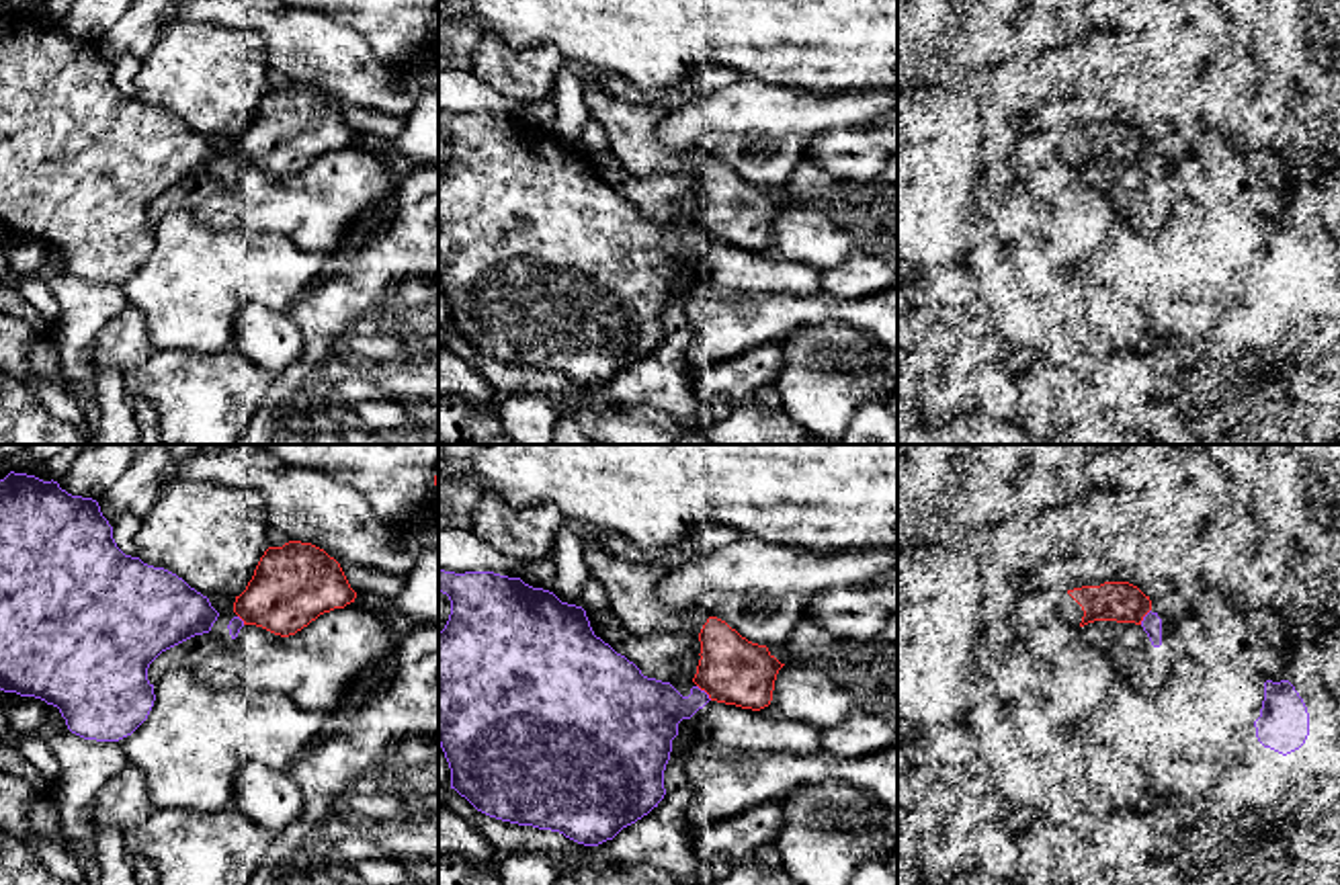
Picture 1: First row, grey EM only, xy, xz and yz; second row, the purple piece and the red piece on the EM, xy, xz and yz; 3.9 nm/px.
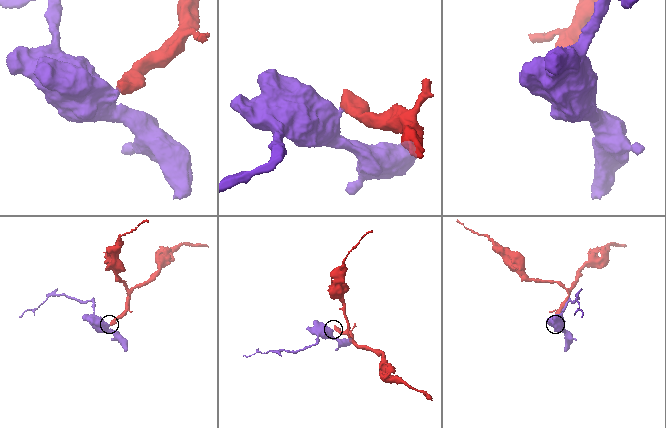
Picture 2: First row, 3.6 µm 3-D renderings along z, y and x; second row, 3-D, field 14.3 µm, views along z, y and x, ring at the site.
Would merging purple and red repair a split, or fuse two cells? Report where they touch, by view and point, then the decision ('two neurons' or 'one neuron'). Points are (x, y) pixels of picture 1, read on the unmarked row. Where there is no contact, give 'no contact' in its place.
meets purple in xz at (705, 234); two neurons

